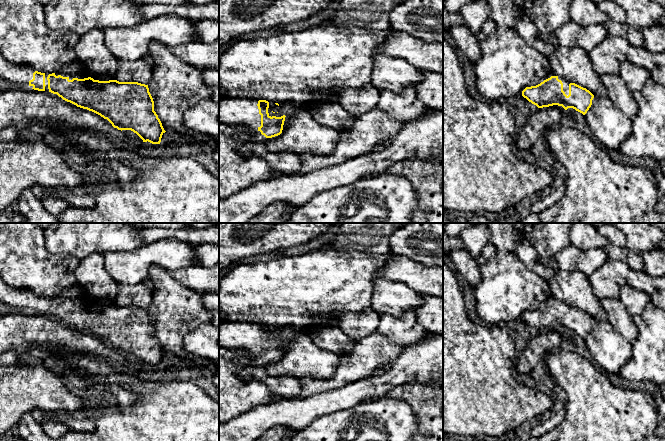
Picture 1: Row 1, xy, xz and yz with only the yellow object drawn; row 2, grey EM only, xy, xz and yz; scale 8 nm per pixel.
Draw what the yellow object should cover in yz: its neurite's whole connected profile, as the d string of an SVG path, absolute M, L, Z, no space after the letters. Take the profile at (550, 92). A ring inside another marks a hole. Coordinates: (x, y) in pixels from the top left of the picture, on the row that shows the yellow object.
M550 72L546 79L536 86L526 87L522 96L538 108L553 105L562 106L565 110L573 108L585 115L592 105L594 95L575 83Z

